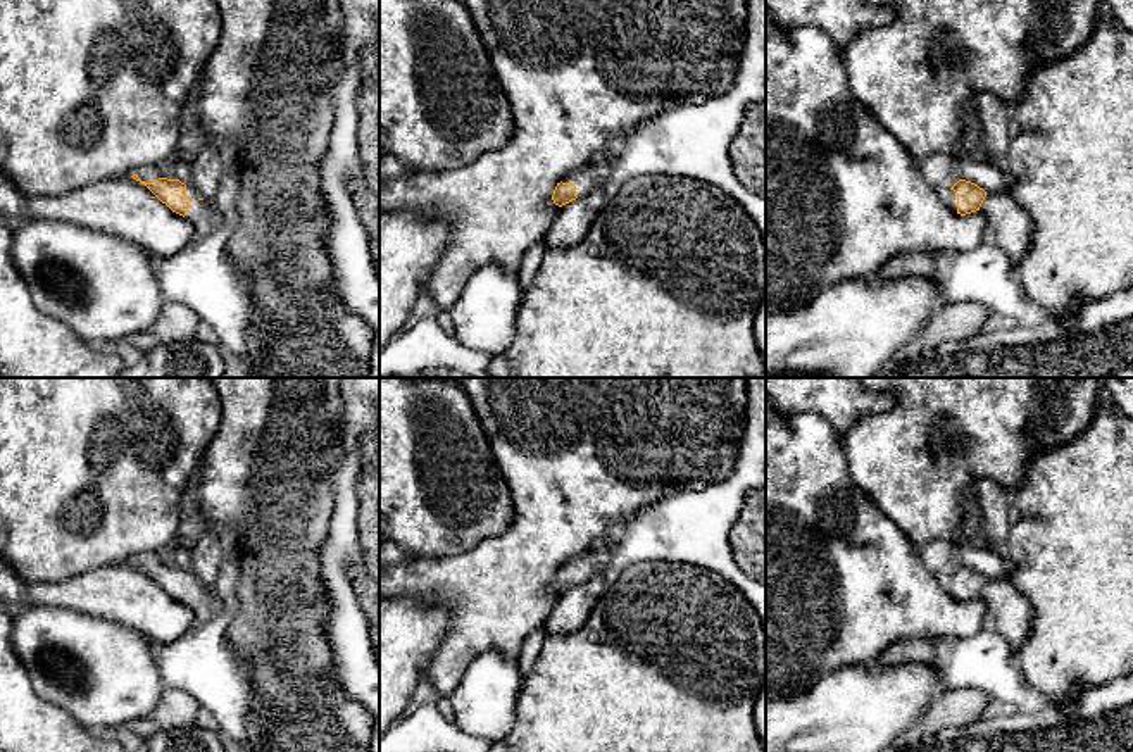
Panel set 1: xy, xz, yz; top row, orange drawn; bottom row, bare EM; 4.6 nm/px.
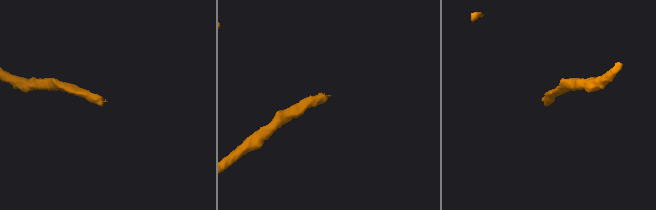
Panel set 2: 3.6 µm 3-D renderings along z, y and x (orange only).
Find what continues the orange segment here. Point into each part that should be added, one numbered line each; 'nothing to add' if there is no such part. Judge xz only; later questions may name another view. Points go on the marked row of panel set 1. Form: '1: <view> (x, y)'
1: xz (594, 176)

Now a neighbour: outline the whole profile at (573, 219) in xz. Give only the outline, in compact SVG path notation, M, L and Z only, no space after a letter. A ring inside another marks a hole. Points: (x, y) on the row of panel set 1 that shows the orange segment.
M598 188L583 198L562 205L543 238L547 248L576 245L586 235L605 202L605 190Z

